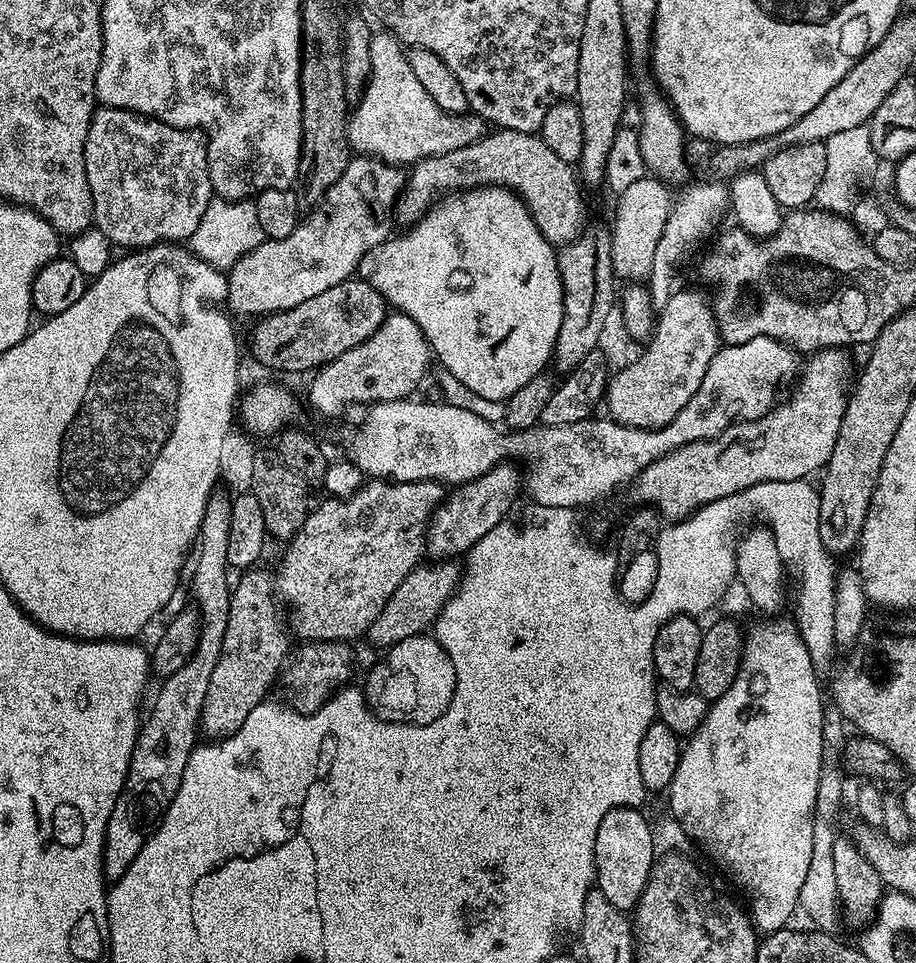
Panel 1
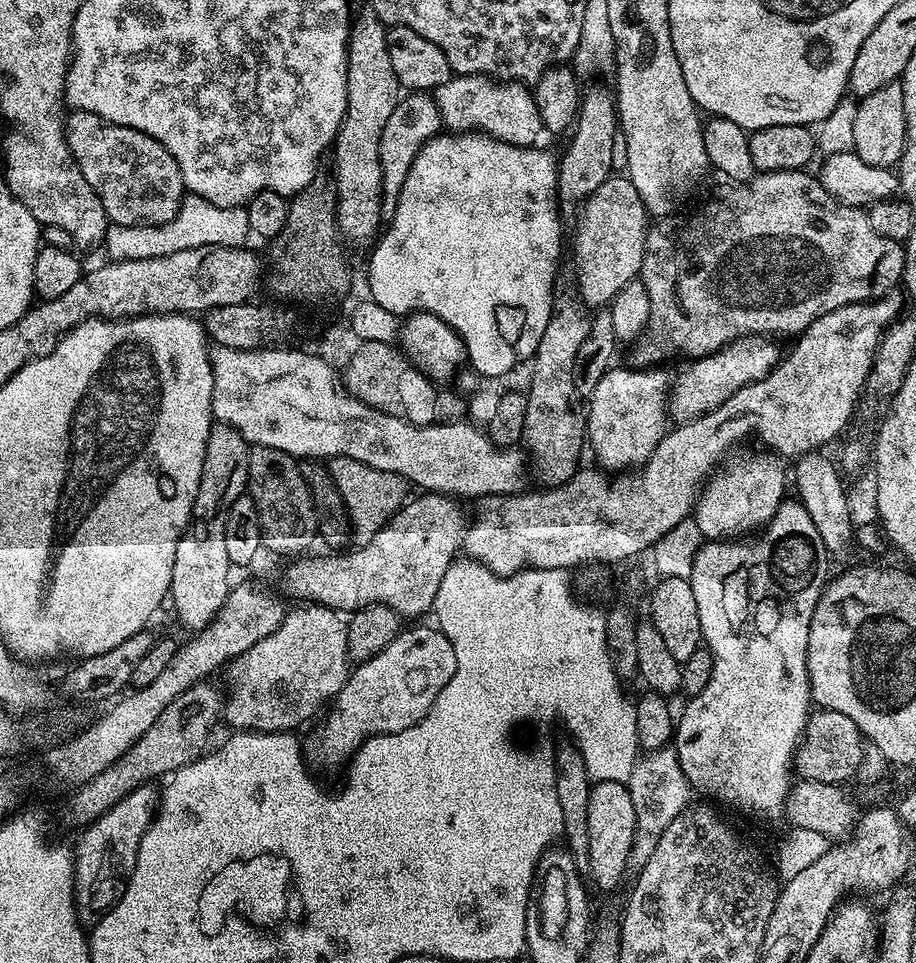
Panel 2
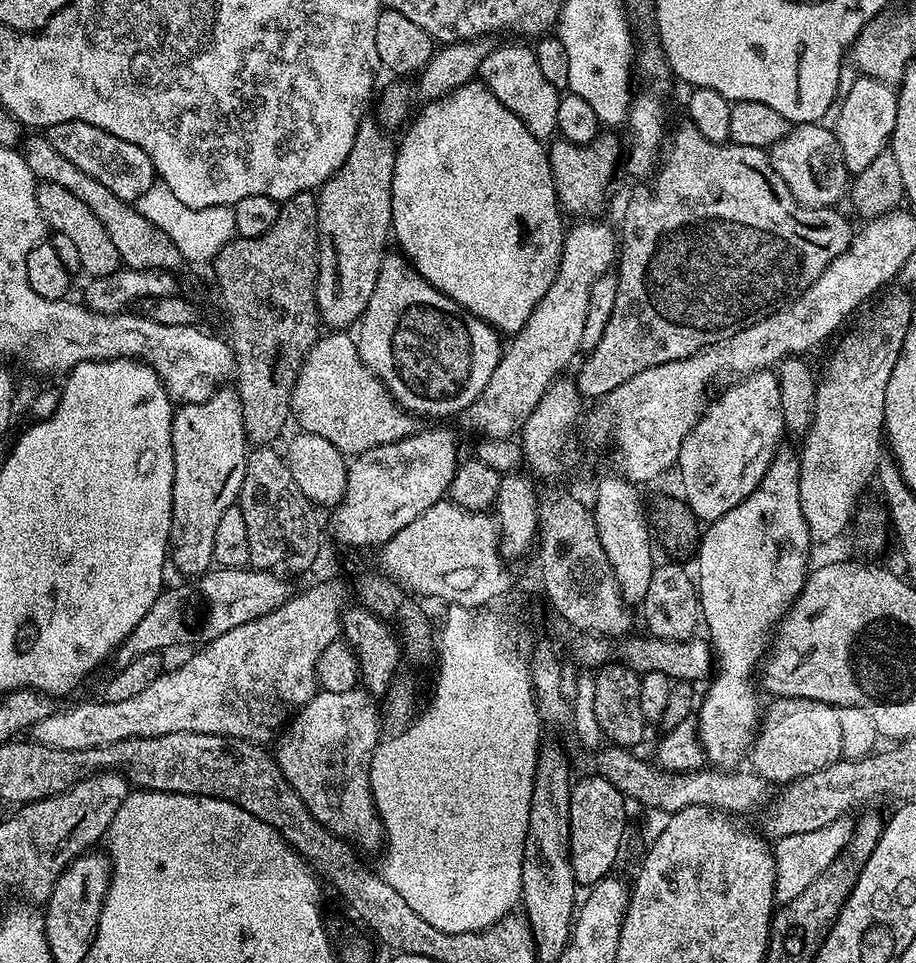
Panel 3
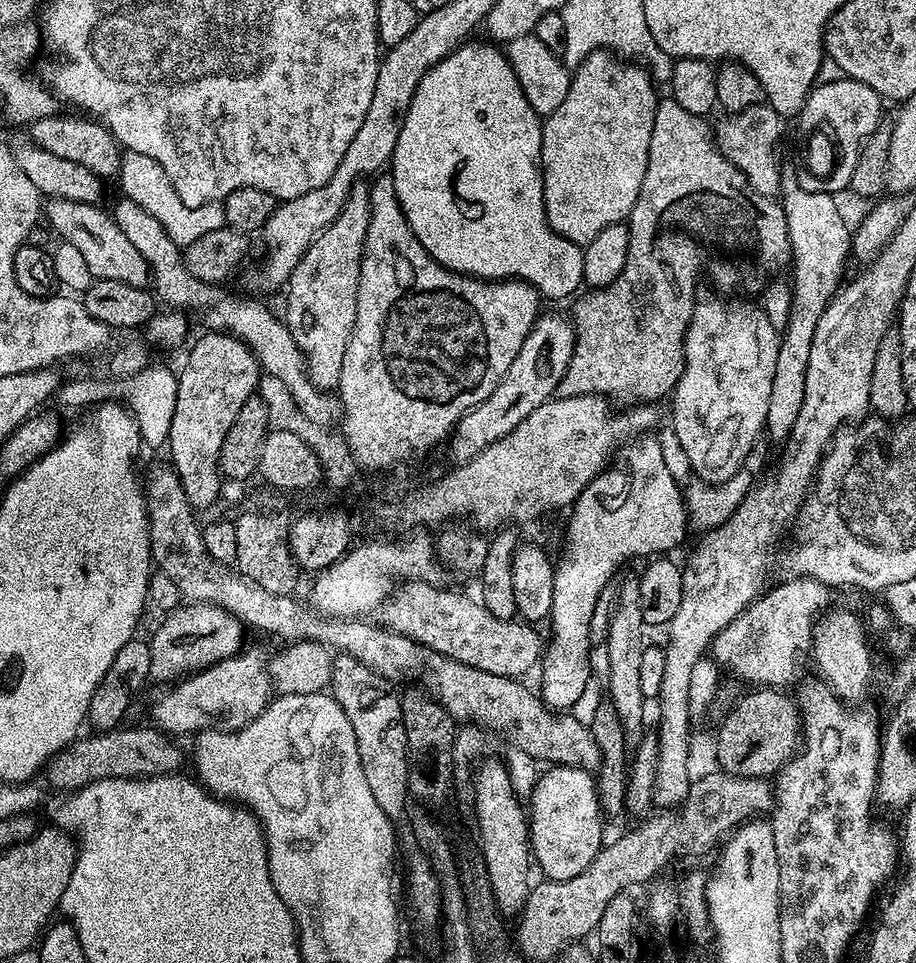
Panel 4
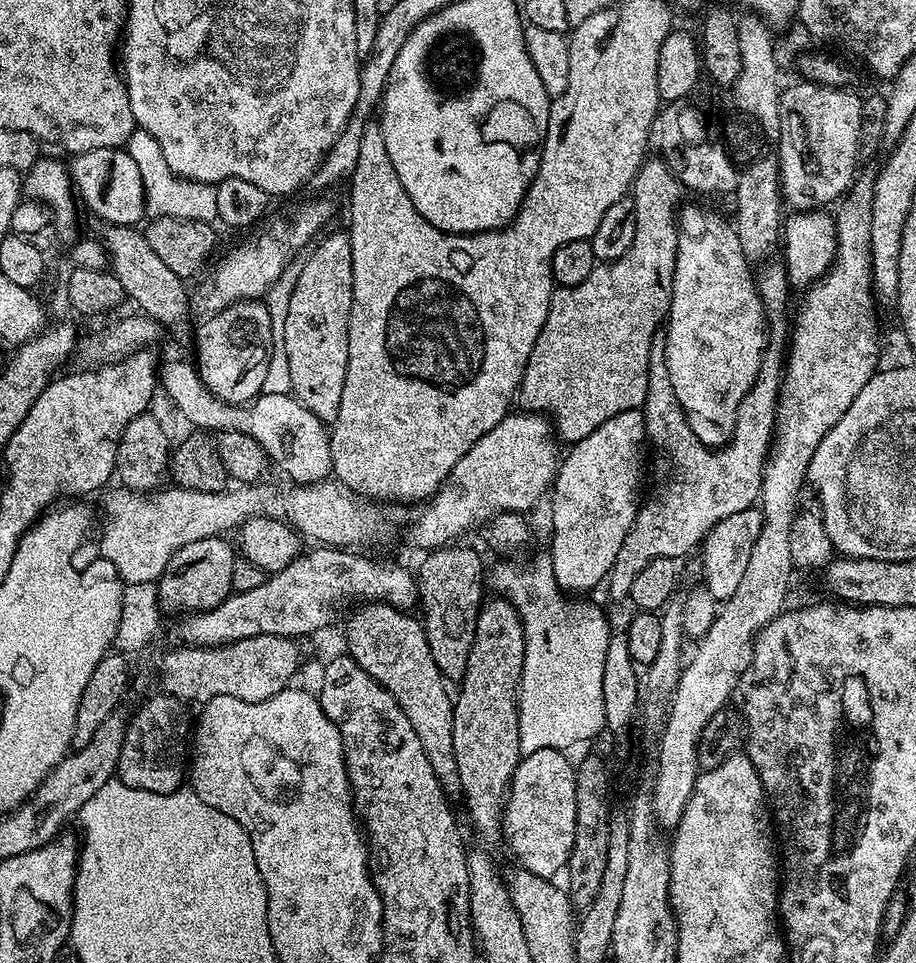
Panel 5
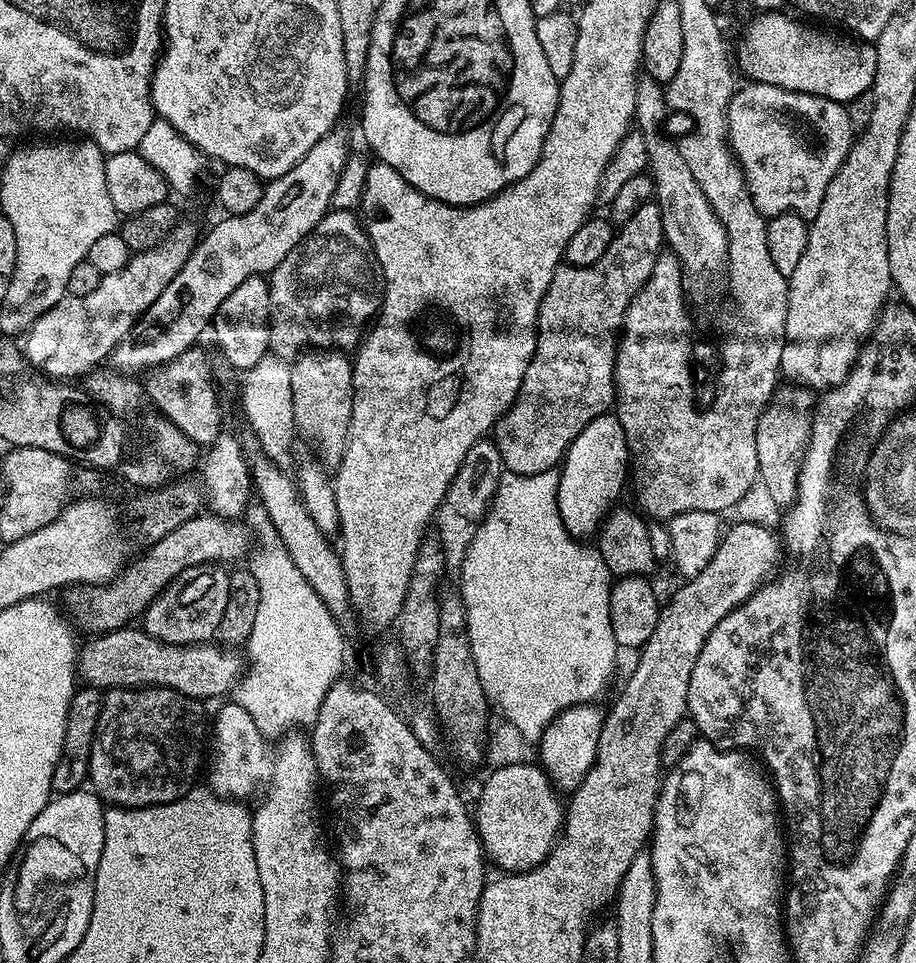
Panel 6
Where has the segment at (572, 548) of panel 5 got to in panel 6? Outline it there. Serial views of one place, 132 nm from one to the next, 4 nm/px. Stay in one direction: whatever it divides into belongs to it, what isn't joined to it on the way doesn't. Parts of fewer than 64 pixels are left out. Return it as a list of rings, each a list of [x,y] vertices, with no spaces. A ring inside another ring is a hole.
[[[615,414],[594,418],[564,454],[559,469],[558,510],[569,532],[580,538],[595,537],[616,500],[624,492],[624,483],[630,480],[630,453],[628,439],[620,419]]]

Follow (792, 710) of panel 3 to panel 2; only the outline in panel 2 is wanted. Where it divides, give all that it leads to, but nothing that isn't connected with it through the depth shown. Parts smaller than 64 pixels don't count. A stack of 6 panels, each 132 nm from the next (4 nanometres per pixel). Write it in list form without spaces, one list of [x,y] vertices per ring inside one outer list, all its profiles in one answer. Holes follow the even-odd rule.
[[[829,708],[813,711],[804,727],[804,735],[796,749],[794,772],[801,780],[817,780],[818,782],[843,785],[857,775],[859,764],[863,760],[865,738],[846,718],[846,714],[838,714]]]

